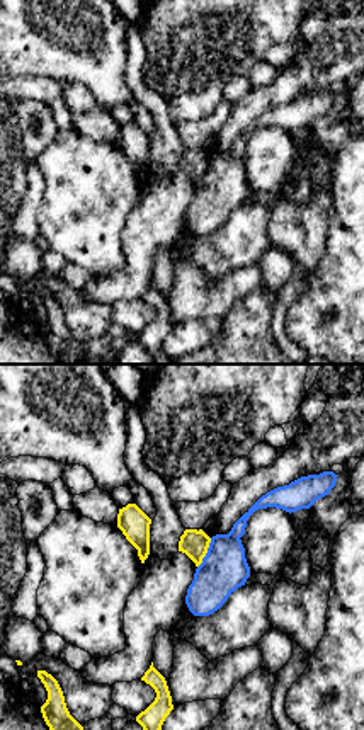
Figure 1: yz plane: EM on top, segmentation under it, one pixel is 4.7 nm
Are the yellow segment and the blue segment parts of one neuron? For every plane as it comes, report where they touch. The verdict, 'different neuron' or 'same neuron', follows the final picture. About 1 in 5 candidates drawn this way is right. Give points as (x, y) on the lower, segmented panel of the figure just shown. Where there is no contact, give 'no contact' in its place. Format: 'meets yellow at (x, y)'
meets yellow at (206, 552)

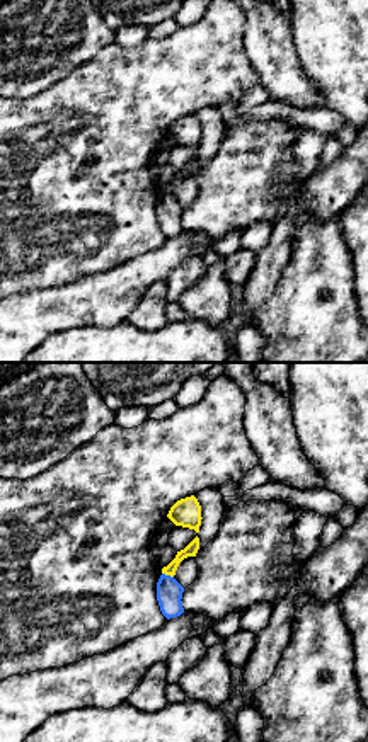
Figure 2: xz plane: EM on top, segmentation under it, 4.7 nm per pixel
meets yellow at (167, 574)

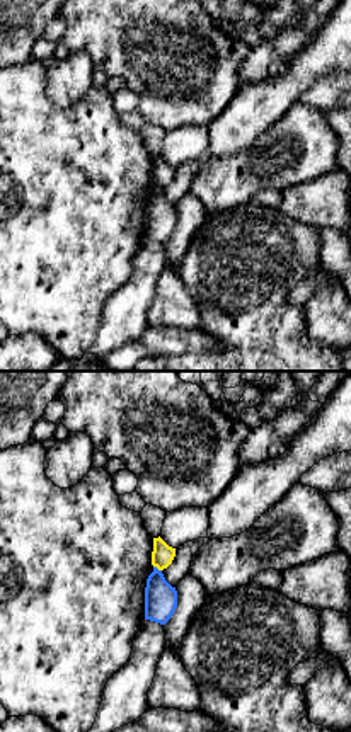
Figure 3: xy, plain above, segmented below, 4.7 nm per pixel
meets yellow at (157, 567)

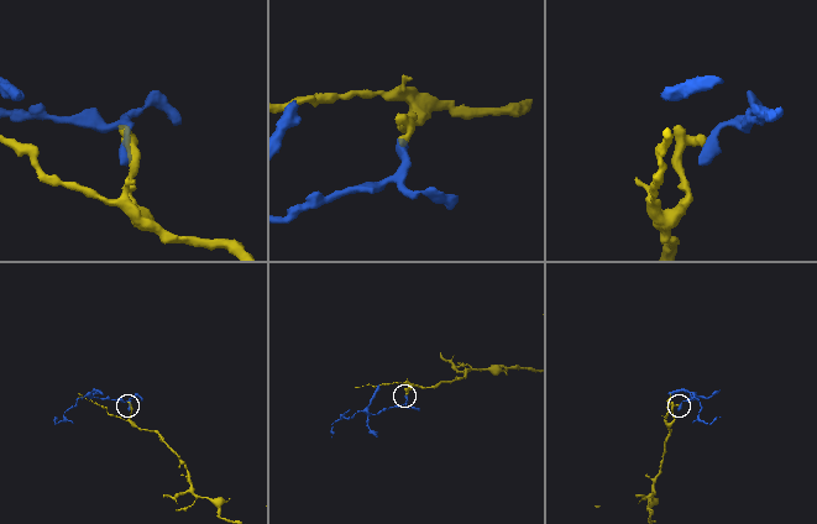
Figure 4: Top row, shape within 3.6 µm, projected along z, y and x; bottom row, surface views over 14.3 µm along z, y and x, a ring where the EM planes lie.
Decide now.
different neuron

